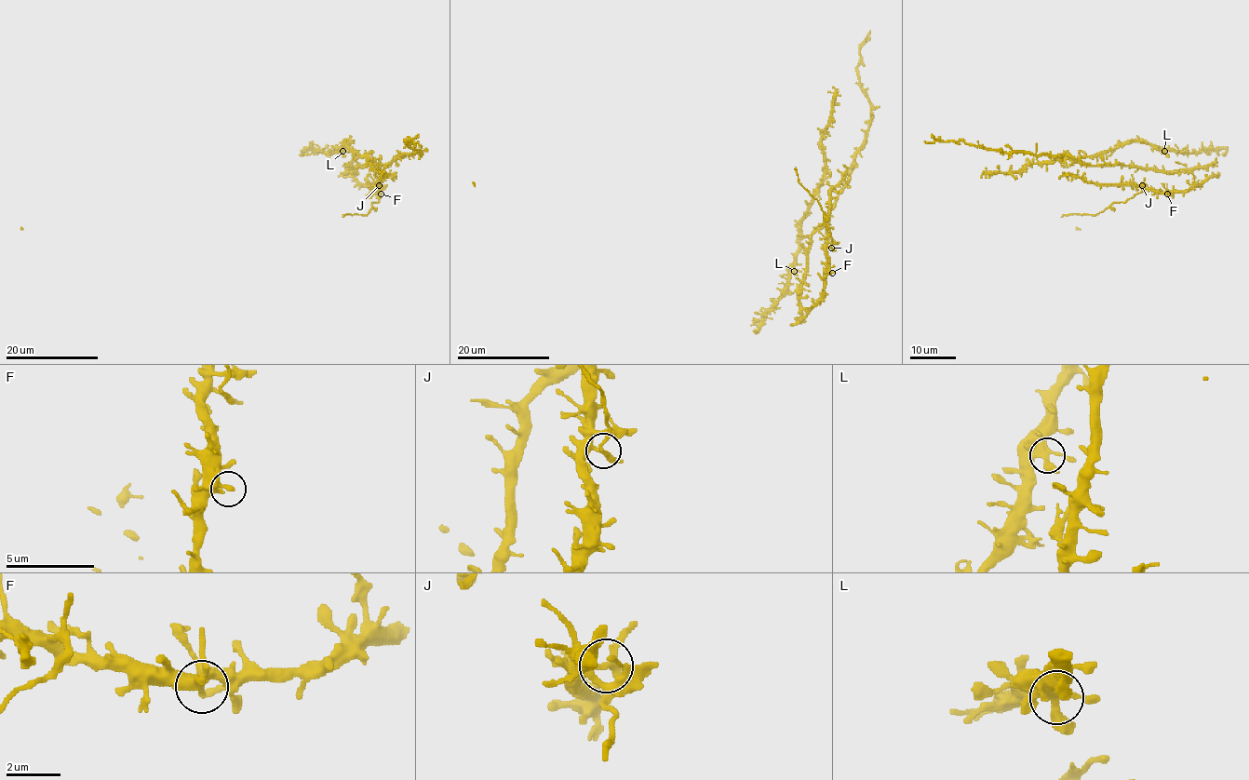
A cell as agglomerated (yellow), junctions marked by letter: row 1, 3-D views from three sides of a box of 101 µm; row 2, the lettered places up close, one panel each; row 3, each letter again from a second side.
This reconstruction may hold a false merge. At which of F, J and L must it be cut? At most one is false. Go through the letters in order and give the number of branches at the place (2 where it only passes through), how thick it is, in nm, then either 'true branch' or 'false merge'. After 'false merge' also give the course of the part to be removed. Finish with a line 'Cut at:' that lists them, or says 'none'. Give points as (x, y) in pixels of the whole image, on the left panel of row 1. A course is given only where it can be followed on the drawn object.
F: 2 | 240 nm | true branch
J: 3 | 240 nm | false merge | (379, 186), (379, 199), (372, 203), (367, 214), (347, 213), (343, 217)
L: 3 | 320 nm | true branch
Cut at: J

